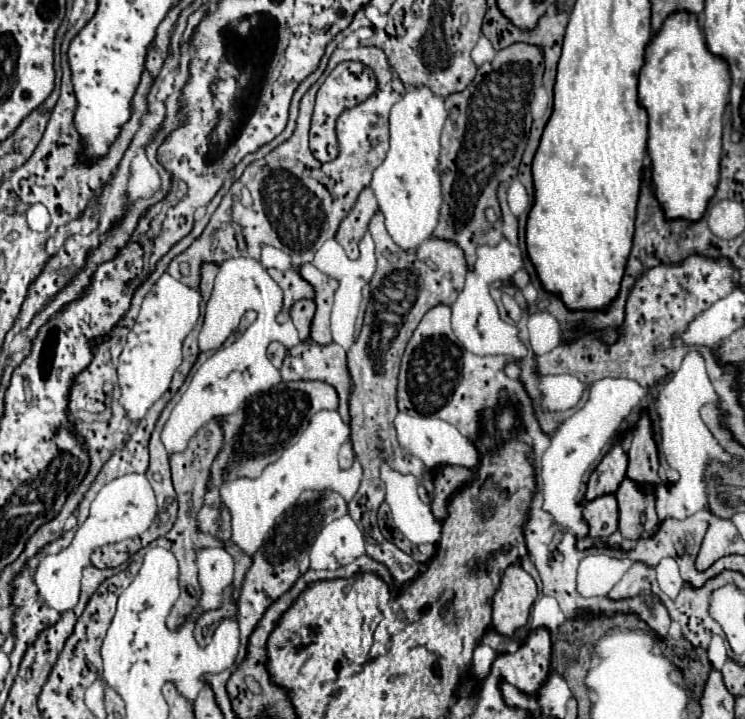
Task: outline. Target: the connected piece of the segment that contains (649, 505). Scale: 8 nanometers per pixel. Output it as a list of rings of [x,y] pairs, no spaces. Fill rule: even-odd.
[[[625,478],[615,496],[619,502],[619,530],[623,538],[637,540],[659,524],[655,512],[655,496],[651,496],[651,492],[635,488],[635,484]]]

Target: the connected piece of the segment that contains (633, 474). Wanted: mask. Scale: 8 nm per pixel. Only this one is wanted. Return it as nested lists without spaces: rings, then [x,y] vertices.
[[[647,412],[639,414],[639,420],[633,430],[633,440],[629,448],[629,470],[627,476],[643,486],[659,486],[659,452],[657,444],[653,440],[653,430],[651,430],[651,420]]]

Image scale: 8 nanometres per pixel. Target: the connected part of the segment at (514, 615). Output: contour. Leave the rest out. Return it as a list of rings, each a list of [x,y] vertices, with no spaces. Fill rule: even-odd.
[[[511,564],[493,596],[493,628],[499,634],[511,636],[527,622],[535,598],[535,580],[519,564]]]

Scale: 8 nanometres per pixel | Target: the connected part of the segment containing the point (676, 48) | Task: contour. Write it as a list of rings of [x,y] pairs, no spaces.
[[[691,12],[669,14],[663,20],[659,32],[651,36],[645,52],[645,64],[639,72],[639,102],[649,114],[647,150],[651,156],[651,172],[657,188],[657,198],[667,218],[699,220],[707,210],[711,196],[715,194],[715,186],[719,182],[723,112],[729,100],[729,86],[729,64],[707,48],[697,16]]]

